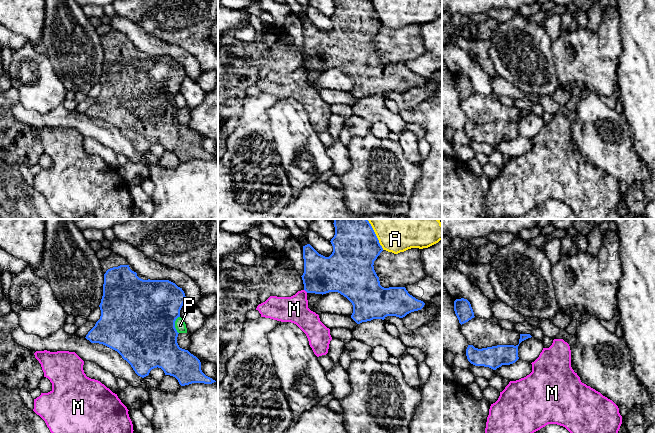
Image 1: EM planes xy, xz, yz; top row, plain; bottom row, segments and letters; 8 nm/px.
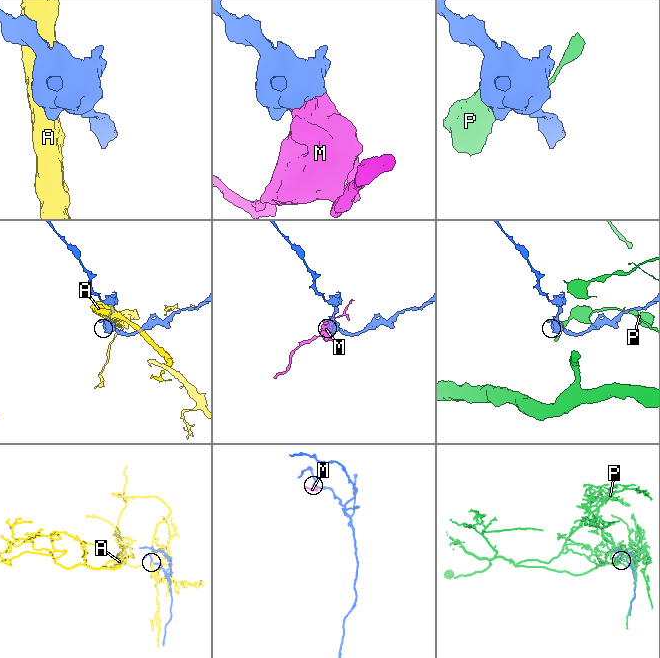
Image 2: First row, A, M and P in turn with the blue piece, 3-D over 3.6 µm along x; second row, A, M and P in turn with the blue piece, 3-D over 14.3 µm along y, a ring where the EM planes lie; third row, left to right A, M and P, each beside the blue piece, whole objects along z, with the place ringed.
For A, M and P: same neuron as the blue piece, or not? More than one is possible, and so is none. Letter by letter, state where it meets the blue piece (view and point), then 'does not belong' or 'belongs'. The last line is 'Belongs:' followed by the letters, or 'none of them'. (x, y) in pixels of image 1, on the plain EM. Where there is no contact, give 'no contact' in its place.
A: xz (376, 13) | does not belong
M: xz (306, 67) | does not belong
P: xy (174, 101) | does not belong
Belongs: none of them

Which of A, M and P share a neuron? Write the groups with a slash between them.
A / M / P

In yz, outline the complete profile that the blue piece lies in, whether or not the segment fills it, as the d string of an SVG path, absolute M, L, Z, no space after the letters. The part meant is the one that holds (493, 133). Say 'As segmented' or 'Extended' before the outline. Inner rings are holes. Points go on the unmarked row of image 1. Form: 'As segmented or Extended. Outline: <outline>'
As segmented. Outline: M468 121L466 132L468 137L475 142L489 143L493 146L502 141L515 139L518 133L518 121L497 121L478 125L473 121Z

